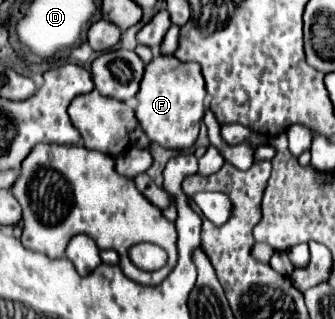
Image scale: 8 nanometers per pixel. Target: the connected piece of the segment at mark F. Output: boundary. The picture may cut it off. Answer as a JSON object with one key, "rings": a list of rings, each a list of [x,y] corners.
{"rings":[[[156,52],[154,58],[146,64],[144,80],[136,94],[136,118],[140,120],[142,130],[150,142],[158,142],[166,148],[190,148],[198,136],[200,120],[204,116],[204,78],[200,64],[180,62],[176,56],[166,56]]]}

